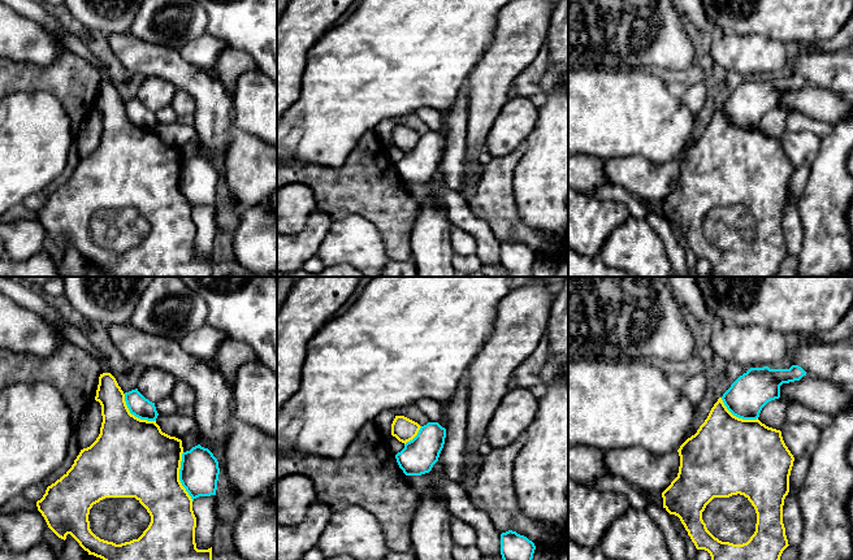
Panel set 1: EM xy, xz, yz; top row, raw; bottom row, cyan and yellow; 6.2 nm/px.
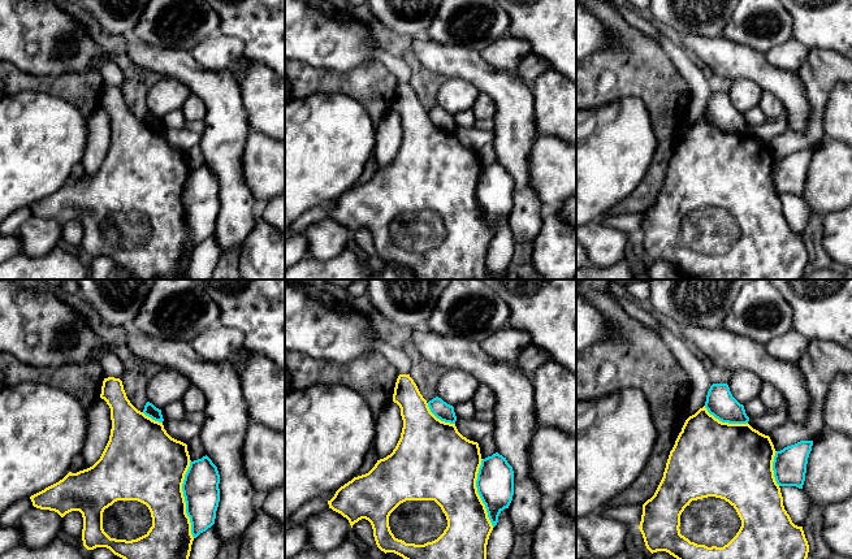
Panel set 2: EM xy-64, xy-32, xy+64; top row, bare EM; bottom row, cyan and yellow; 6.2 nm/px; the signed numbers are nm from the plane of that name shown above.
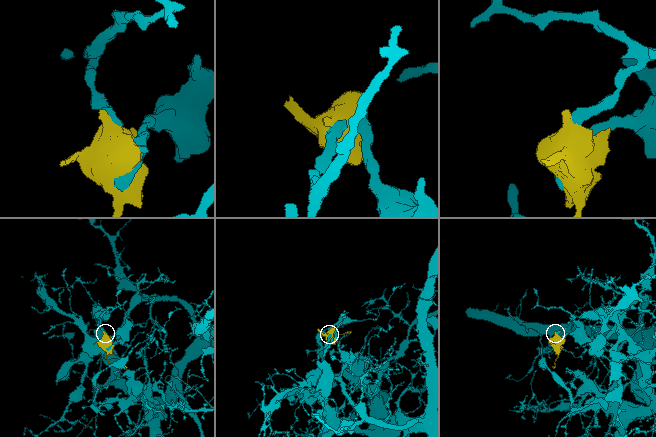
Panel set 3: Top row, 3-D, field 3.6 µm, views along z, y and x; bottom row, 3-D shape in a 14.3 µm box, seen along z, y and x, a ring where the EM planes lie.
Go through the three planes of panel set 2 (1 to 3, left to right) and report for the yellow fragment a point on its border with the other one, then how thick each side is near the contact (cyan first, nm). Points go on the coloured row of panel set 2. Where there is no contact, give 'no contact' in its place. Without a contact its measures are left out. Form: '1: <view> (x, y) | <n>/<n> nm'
1: xy-64 (185, 499) | 220/380 nm
2: xy-32 (478, 492) | 220/400 nm
3: xy+64 (725, 421) | 180/480 nm

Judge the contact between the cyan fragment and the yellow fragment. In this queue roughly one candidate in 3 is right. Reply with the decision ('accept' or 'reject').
reject

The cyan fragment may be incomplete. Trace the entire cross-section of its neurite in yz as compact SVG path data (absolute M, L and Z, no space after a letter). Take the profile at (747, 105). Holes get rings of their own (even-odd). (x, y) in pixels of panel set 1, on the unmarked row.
M792 74L789 78L750 77L723 103L727 118L742 129L757 129L762 117L780 107L780 95L800 90L806 81Z

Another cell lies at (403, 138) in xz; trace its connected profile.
M395 125L391 133L391 144L406 153L417 144L420 136L417 131L404 125Z

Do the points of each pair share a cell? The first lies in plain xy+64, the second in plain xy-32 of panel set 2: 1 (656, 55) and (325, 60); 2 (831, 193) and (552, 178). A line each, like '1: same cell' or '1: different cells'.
1: different cells
2: same cell

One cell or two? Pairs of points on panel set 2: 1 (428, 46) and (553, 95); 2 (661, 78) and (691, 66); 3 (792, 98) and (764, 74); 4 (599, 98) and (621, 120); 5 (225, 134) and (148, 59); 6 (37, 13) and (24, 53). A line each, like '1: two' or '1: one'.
1: two
2: two
3: one
4: two
5: one
6: one

